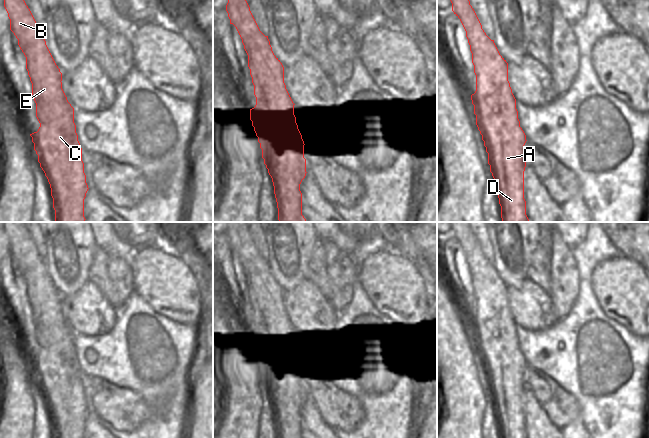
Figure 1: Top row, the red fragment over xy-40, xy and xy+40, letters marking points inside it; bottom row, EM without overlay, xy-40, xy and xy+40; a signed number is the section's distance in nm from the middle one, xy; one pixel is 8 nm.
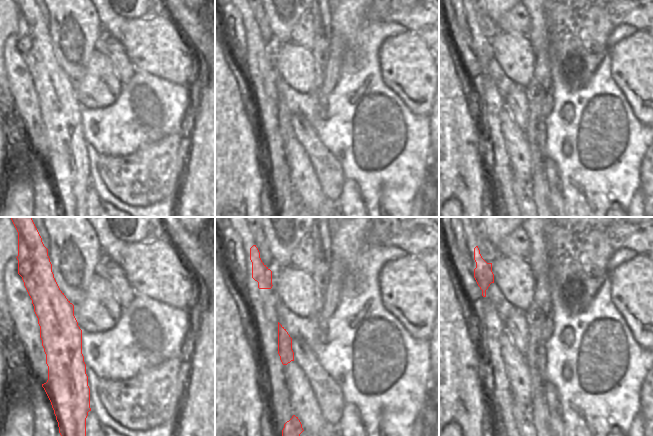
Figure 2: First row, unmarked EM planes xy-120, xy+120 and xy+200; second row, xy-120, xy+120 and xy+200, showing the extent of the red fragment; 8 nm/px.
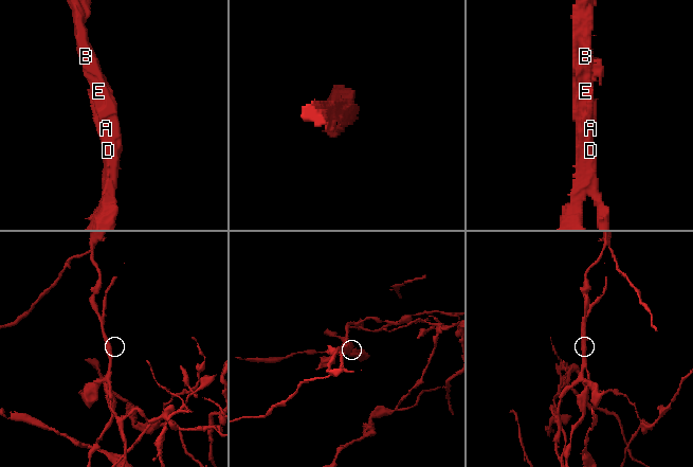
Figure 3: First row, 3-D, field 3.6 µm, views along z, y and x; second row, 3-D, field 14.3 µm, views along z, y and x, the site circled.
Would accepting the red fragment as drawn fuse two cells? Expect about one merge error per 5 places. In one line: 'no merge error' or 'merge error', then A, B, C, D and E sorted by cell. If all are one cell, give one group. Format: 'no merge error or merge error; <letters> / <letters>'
merge error; A B D E / C

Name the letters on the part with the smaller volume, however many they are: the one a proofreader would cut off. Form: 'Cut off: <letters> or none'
Cut off: A, B, D, E.

